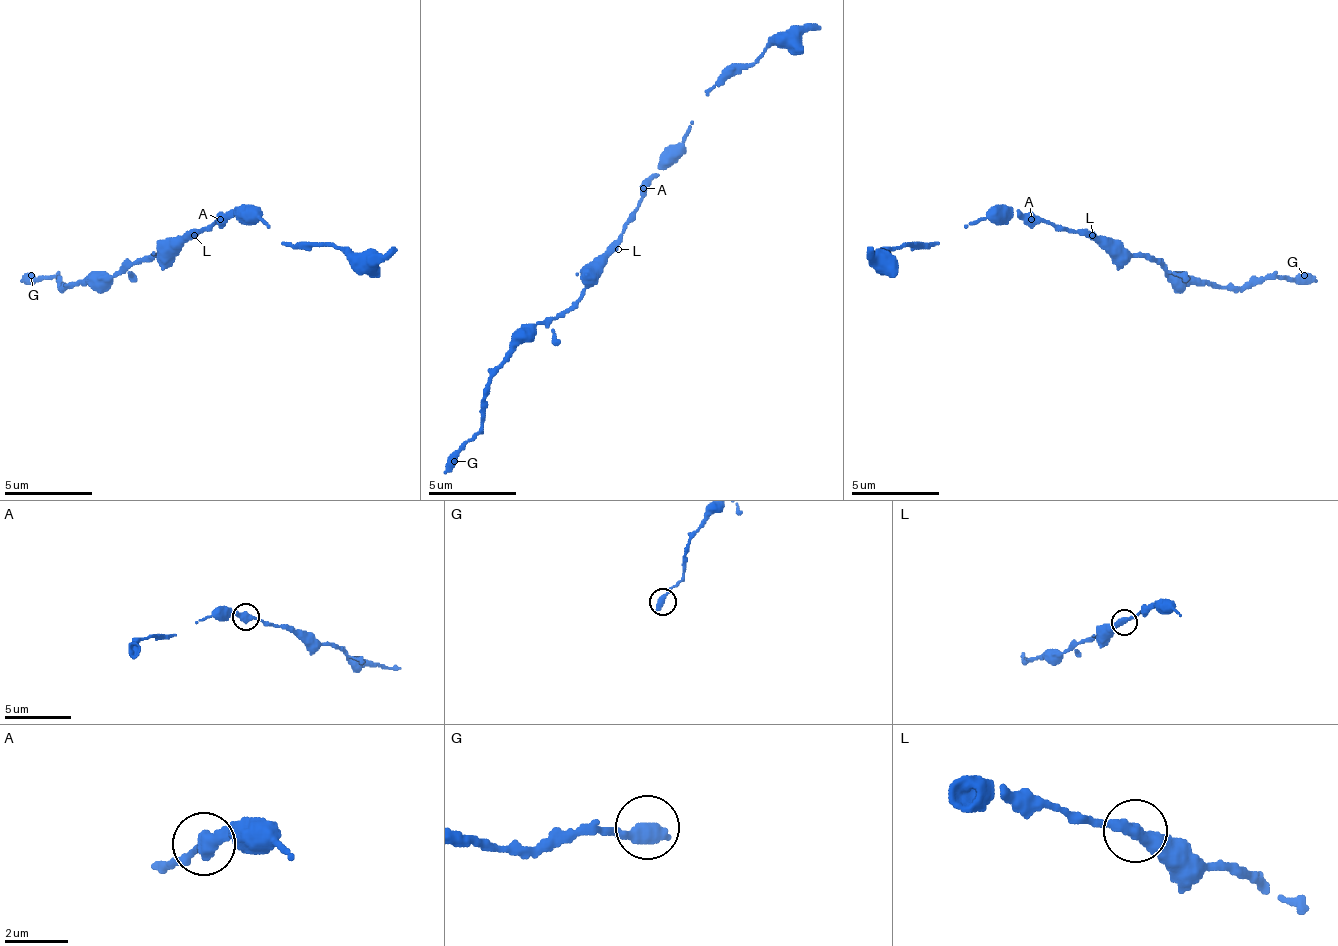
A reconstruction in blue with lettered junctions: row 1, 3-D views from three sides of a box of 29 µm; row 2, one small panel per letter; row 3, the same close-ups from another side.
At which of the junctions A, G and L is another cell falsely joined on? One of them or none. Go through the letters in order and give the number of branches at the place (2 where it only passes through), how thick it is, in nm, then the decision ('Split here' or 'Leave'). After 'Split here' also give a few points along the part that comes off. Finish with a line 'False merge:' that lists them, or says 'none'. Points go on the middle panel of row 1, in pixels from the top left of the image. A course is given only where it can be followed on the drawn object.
A: Branches: 1. Thickness 550 nm. Leave
G: Branches: 1. Thickness 550 nm. Leave
L: Branches: 2. Thickness 320 nm. Leave
False merge: none

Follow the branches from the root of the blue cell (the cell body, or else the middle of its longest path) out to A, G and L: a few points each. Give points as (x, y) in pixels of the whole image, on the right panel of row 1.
A: (1079, 235), (1074, 231), (1057, 231), (1048, 222), (1035, 222), (1030, 218)
G: (1079, 235), (1123, 244), (1132, 253), (1145, 253), (1172, 275), (1220, 288), (1304, 275)
L: (1079, 235), (1092, 235)

